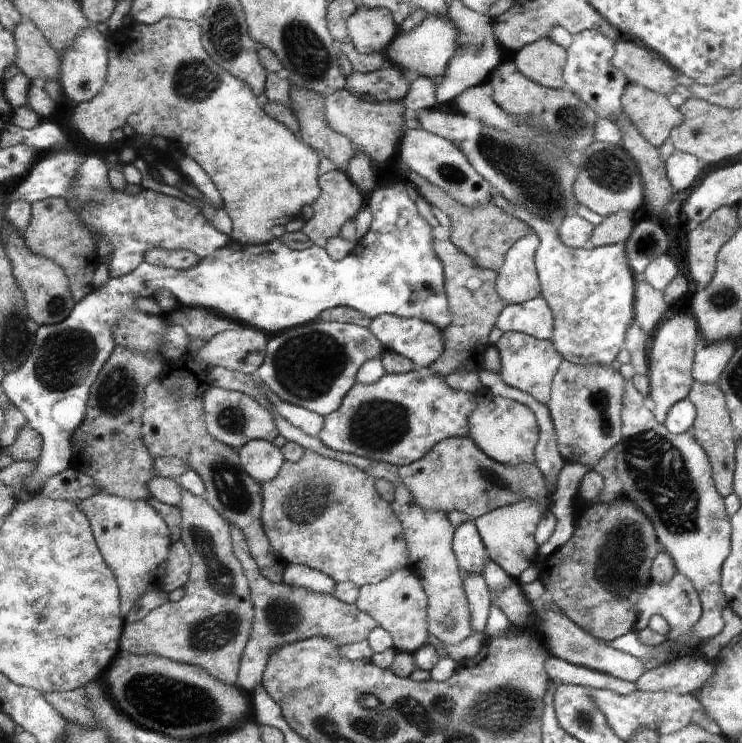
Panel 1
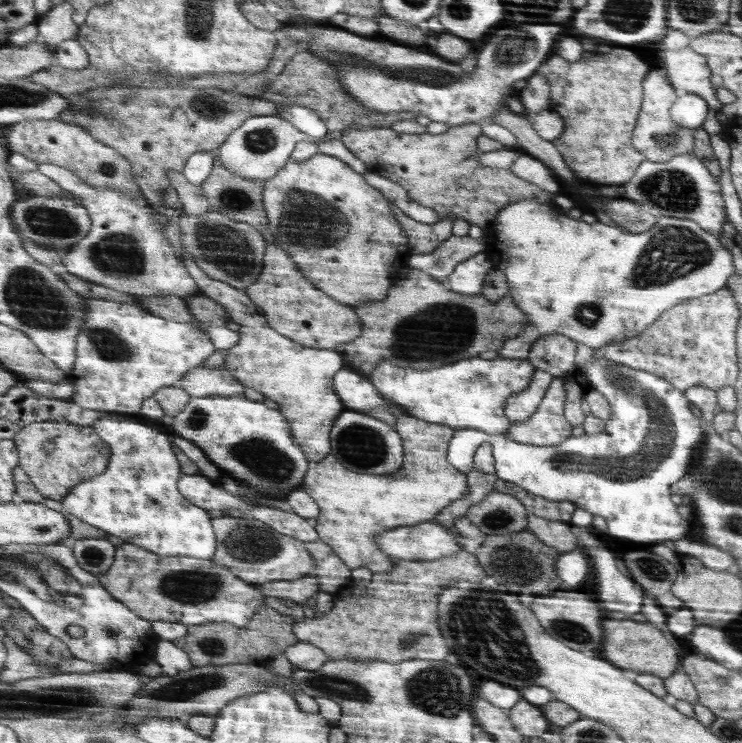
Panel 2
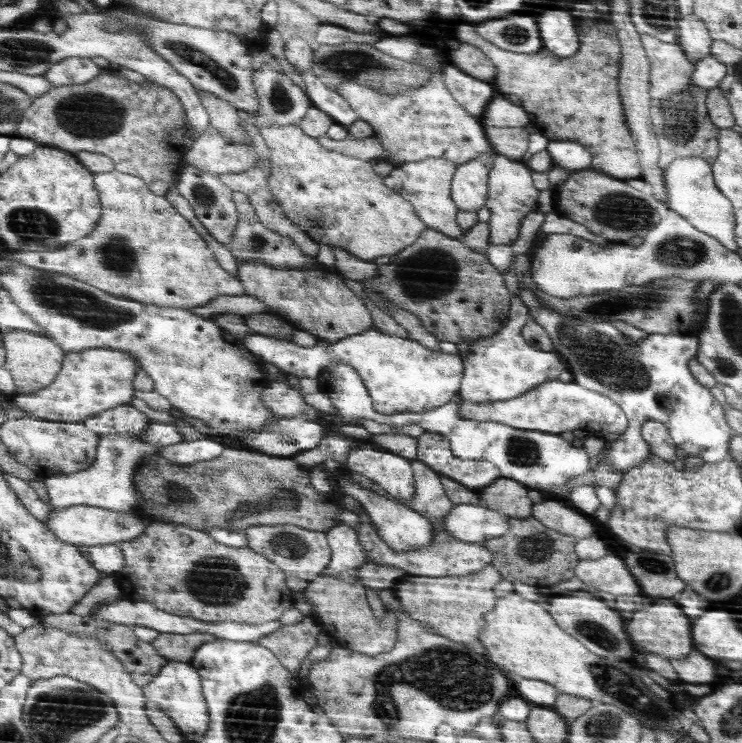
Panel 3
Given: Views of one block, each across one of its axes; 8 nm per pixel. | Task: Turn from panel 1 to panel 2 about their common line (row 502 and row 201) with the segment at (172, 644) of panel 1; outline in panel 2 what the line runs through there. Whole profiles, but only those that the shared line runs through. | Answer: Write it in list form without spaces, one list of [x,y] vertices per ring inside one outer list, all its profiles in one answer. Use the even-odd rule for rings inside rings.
[[[176,170],[167,171],[172,186],[176,189],[178,198],[183,204],[183,214],[200,216],[210,211],[210,203],[203,188],[186,180],[184,173]]]

